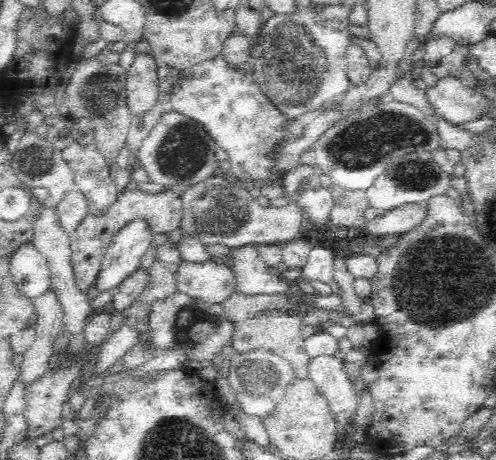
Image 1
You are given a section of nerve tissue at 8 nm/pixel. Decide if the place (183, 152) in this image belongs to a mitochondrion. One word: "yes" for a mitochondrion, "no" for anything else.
yes

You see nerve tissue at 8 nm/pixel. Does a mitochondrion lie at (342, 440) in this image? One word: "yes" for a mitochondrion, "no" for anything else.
no

